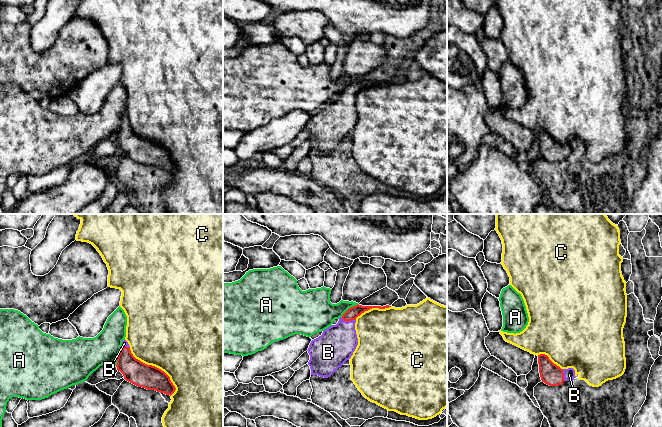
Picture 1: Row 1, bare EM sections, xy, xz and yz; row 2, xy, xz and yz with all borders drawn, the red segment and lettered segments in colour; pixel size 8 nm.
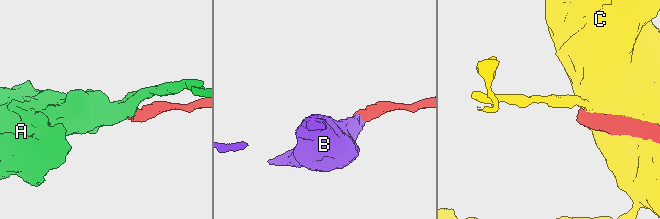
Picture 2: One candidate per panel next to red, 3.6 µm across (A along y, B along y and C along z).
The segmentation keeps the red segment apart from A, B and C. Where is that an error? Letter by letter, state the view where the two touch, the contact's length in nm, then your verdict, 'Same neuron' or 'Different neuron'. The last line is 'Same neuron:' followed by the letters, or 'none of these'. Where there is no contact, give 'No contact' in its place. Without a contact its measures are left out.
A: Touches red in xz. Shared border 170 nm. Different neuron
B: Touches red in xz. Shared border 120 nm. Same neuron
C: Touches red in xy. Shared border 500 nm. Different neuron
Same neuron: B

